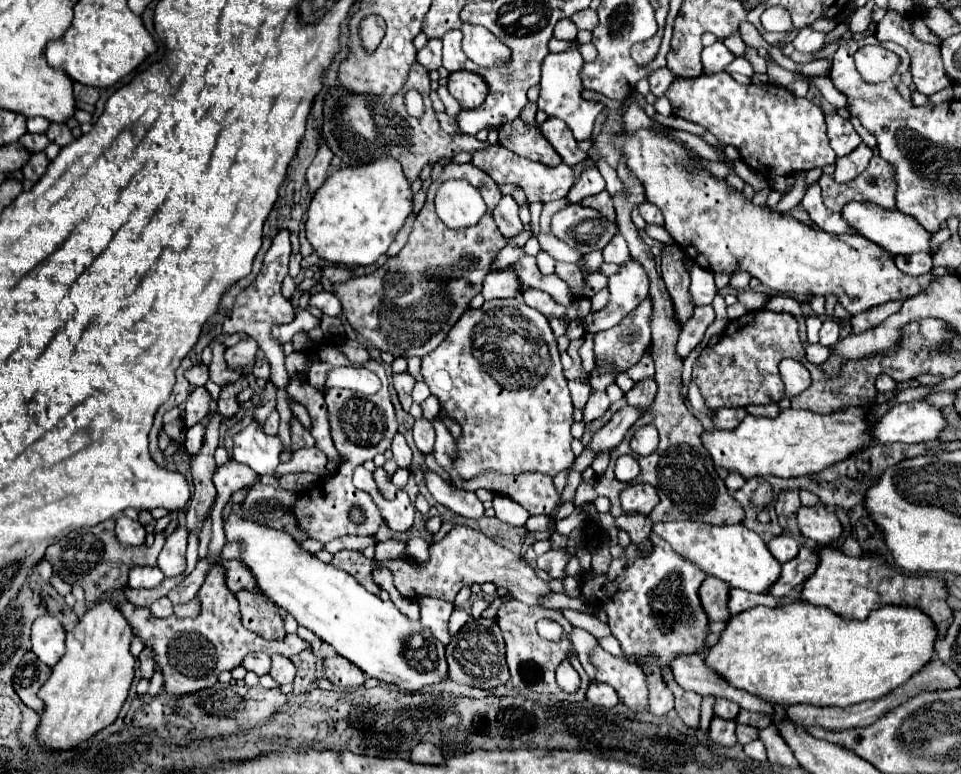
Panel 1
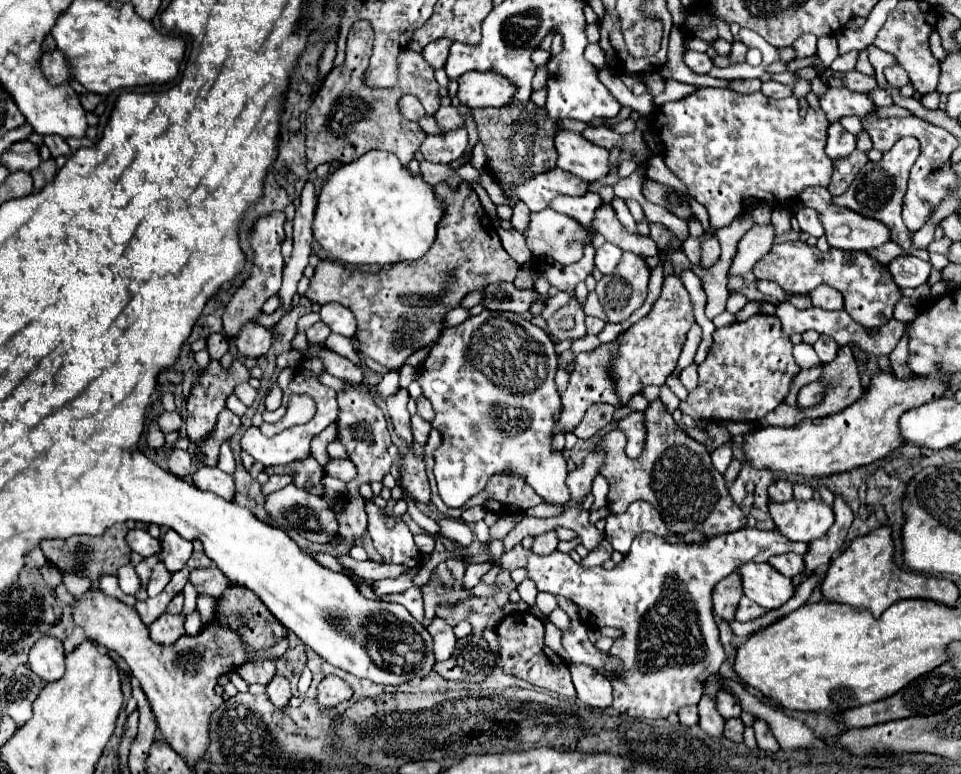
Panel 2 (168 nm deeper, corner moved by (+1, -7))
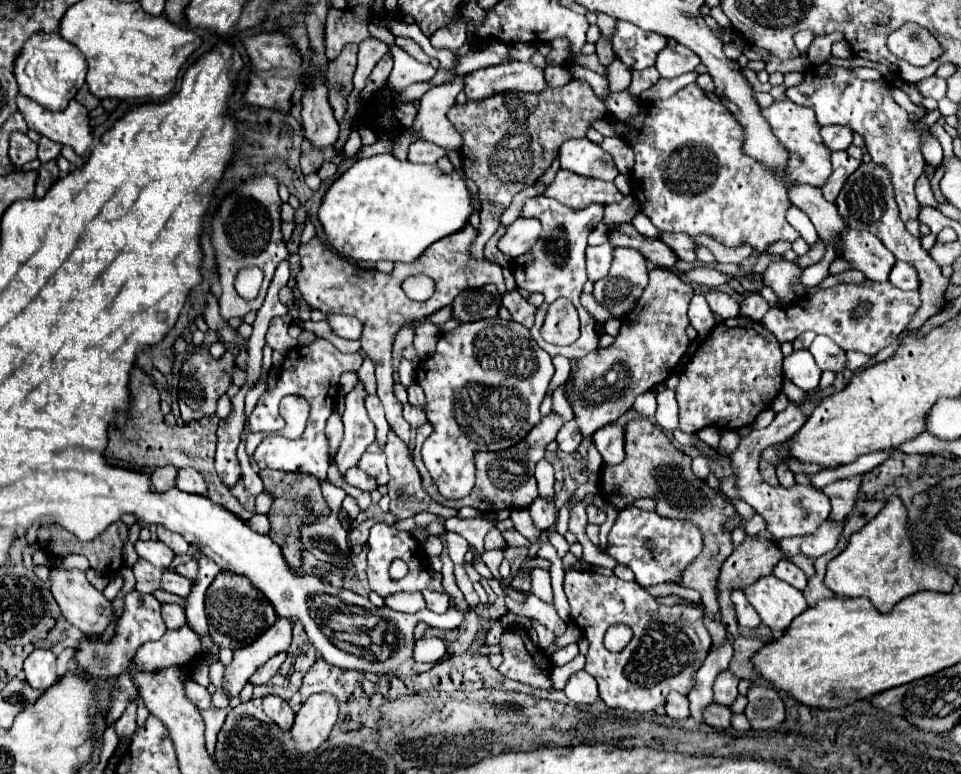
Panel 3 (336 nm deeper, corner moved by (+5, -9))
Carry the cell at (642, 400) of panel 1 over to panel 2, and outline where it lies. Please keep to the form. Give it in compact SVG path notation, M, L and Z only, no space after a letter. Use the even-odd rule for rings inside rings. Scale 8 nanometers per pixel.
M632 412L626 418L622 418L618 422L618 428L624 430L624 434L628 436L628 444L626 444L626 454L628 458L636 458L640 456L640 452L644 450L644 412Z

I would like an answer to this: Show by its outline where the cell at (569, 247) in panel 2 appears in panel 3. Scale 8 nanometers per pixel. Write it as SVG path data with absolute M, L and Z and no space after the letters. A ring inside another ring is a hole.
M518 218L516 222L512 222L508 226L506 234L498 240L496 246L506 256L518 258L536 244L540 232L542 232L542 226L534 218Z

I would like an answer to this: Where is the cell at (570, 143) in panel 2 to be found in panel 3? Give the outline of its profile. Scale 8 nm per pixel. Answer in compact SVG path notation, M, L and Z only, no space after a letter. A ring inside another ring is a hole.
M588 138L566 140L560 146L560 164L564 170L588 178L614 180L618 176L612 156Z

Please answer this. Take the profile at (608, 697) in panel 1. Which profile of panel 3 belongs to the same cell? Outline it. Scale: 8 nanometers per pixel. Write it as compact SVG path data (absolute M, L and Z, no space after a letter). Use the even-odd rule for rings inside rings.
M580 670L576 674L570 676L566 688L564 688L564 694L572 700L572 702L578 702L578 704L592 704L598 700L598 686L596 686L596 680Z

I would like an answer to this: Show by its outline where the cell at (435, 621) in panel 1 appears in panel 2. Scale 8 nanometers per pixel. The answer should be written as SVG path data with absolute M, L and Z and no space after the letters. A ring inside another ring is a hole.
M434 616L434 620L428 626L428 632L434 636L434 656L436 656L436 660L450 658L452 652L454 652L454 646L456 646L456 636L452 632L452 626L446 620Z

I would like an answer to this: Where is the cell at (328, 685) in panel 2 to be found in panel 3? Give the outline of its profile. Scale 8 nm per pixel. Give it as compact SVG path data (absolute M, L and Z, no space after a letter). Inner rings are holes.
M332 694L310 696L296 714L290 730L296 750L302 754L316 750L330 734L338 718L338 702Z

